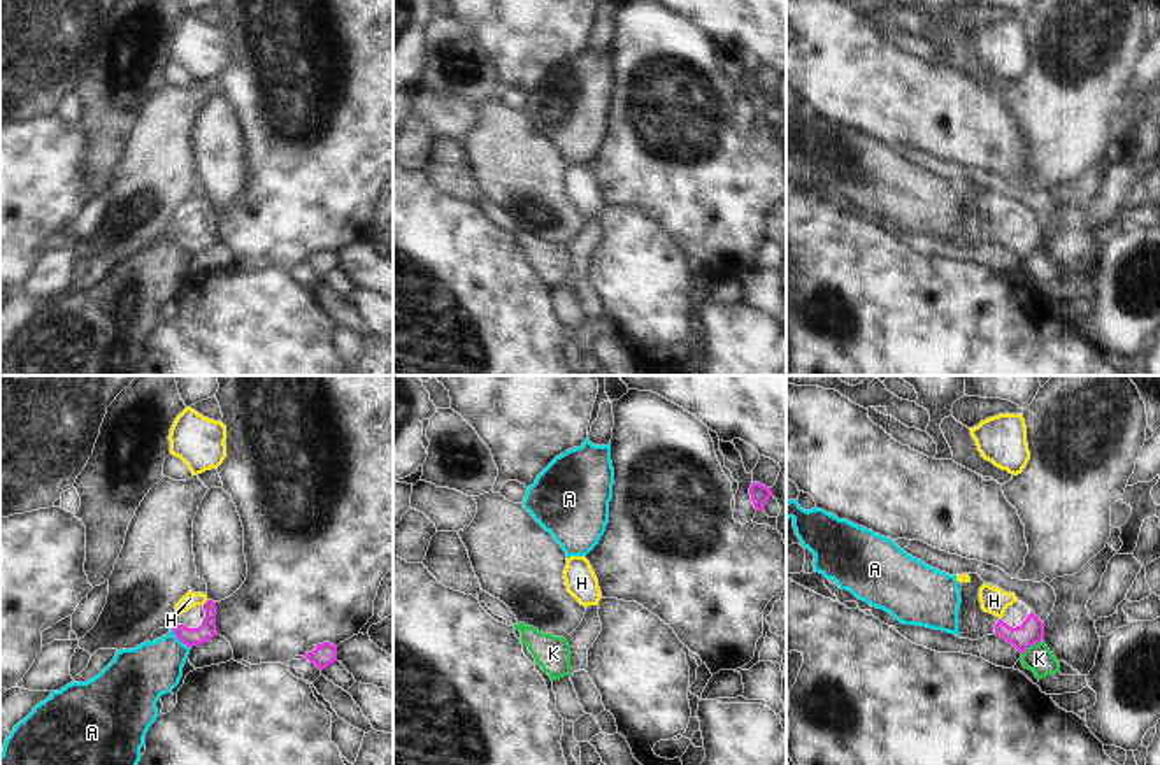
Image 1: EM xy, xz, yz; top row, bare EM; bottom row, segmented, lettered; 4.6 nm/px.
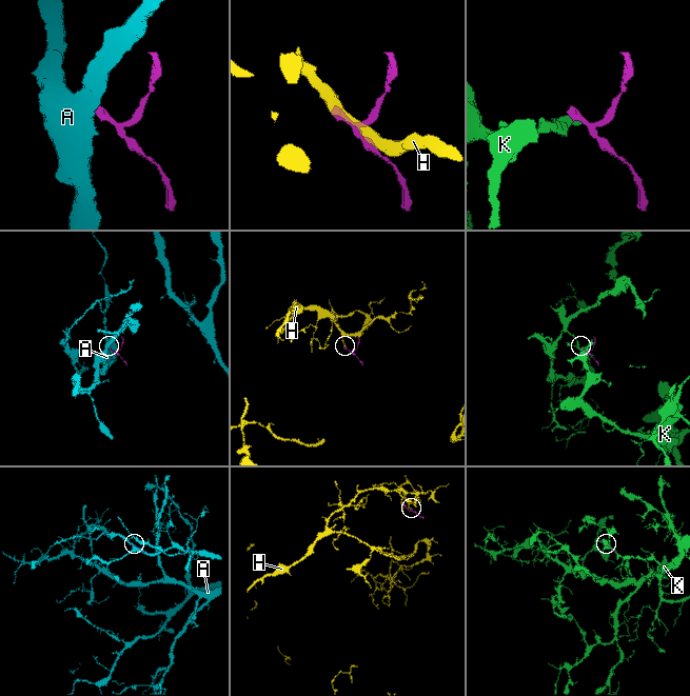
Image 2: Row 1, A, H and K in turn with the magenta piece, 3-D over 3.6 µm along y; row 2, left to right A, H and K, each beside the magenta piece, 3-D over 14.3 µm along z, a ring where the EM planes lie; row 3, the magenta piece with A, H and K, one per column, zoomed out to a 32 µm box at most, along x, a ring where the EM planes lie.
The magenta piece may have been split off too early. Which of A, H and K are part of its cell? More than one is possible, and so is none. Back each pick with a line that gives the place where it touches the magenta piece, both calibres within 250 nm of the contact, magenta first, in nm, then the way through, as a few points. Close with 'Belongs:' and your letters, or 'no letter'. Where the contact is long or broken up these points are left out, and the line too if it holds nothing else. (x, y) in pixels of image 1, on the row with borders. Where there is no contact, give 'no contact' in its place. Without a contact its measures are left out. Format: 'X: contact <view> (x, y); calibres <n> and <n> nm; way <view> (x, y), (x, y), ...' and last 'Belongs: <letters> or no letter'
H: contact xy (206, 602); calibres 80 and 70 nm; way xy (192, 637), (209, 623), (206, 602), (190, 599)
Belongs: H

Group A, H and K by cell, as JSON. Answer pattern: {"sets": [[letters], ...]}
{"sets": [["A"], ["H"], ["K"]]}

